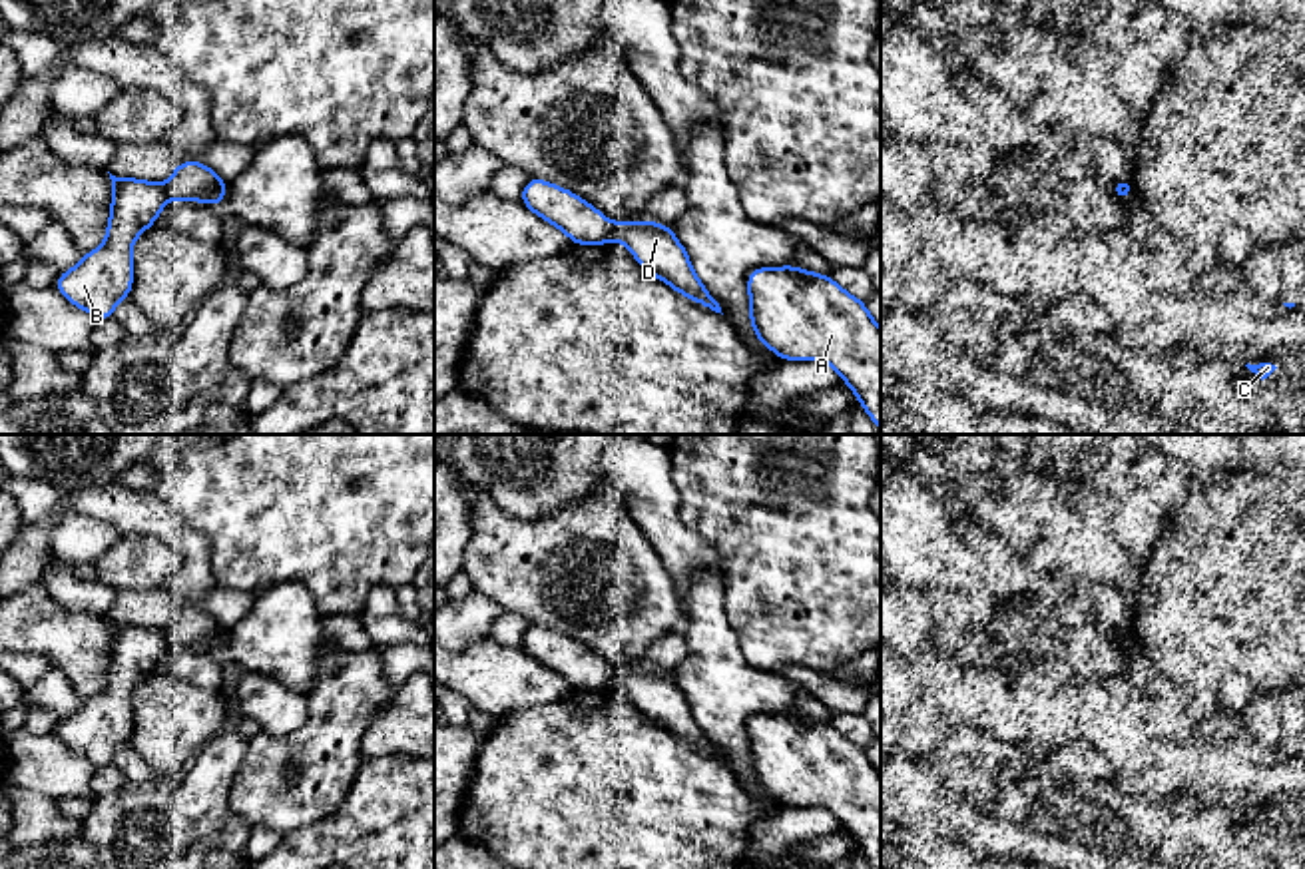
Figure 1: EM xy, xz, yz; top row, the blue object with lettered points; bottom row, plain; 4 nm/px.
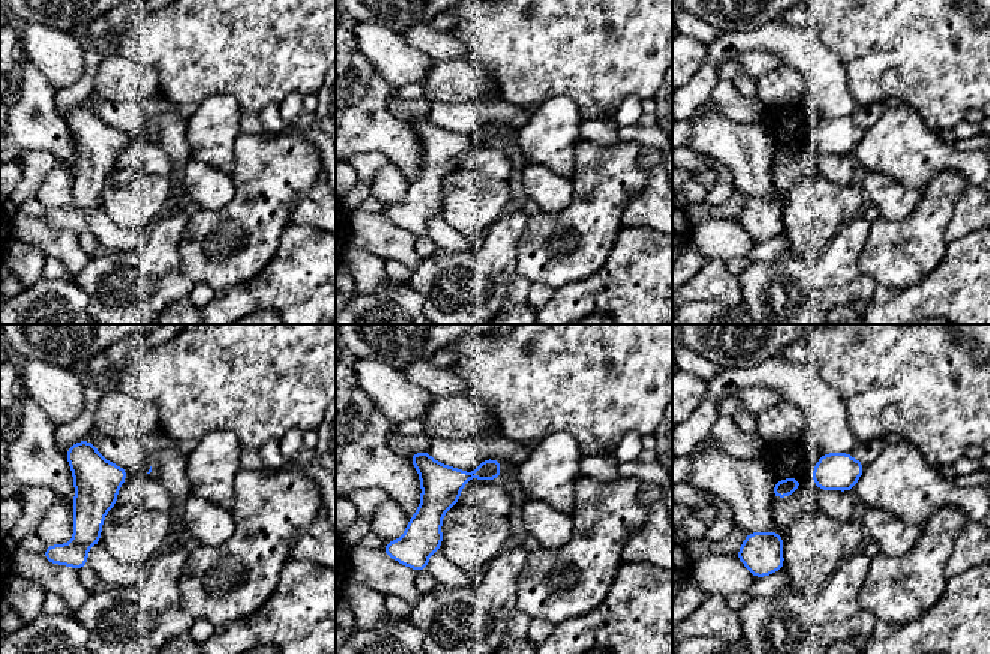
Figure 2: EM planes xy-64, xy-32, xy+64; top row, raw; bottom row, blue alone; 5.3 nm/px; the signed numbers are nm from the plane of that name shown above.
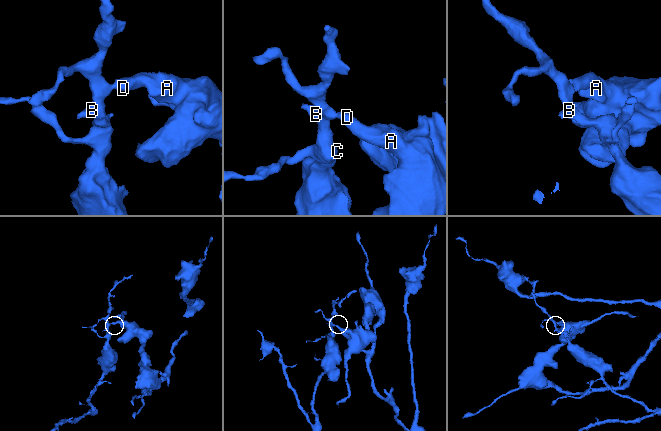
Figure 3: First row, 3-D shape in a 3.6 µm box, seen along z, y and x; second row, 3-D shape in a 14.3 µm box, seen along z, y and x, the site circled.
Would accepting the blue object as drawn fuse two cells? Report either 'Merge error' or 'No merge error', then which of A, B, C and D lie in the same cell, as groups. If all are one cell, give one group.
Merge error. Groups: A D / B C

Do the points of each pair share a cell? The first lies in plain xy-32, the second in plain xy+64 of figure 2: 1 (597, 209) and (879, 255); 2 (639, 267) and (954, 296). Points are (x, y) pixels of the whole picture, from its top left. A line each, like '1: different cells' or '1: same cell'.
1: same cell
2: same cell

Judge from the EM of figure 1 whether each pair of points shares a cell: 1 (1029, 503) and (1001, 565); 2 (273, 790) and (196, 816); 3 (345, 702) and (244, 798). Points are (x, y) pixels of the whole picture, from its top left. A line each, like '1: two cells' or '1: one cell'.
1: two cells
2: two cells
3: one cell

